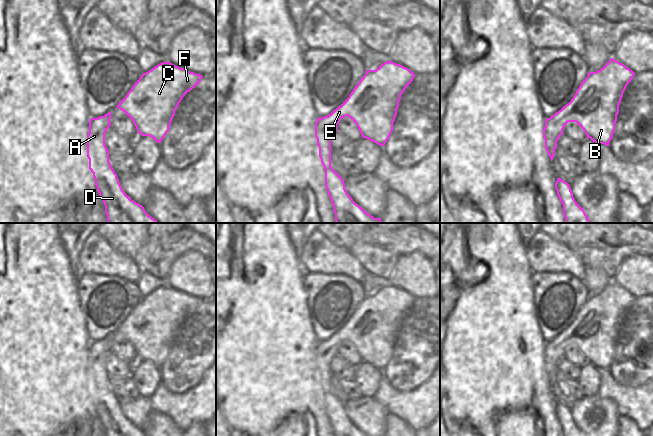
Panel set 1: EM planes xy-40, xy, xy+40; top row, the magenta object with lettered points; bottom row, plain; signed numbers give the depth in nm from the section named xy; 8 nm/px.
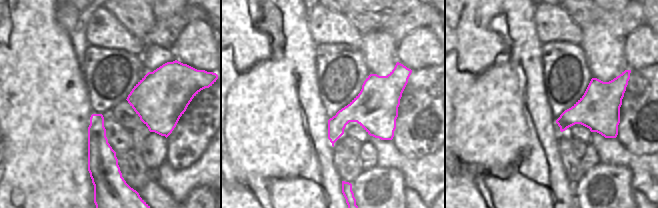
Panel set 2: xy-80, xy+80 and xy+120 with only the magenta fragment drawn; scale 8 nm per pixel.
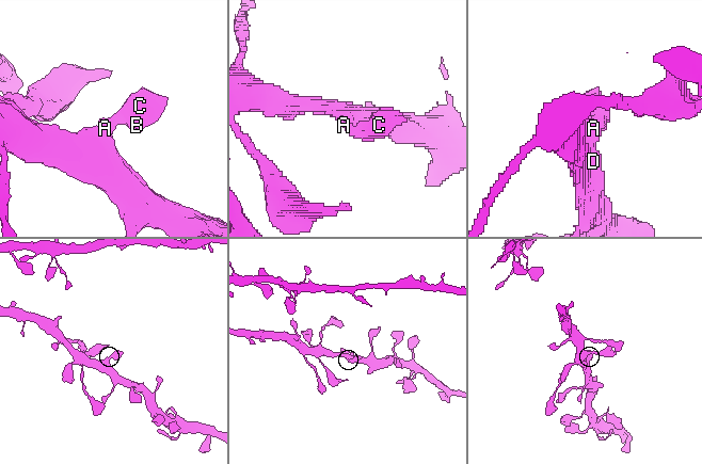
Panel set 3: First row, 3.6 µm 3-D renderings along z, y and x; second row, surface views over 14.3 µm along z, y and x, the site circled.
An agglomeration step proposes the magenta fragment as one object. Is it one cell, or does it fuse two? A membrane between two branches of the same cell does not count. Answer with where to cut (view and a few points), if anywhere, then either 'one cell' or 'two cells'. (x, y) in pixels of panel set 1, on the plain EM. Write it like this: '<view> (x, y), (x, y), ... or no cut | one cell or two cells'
no cut | one cell

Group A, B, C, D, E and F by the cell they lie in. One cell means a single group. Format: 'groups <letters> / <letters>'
groups A B C D E F

